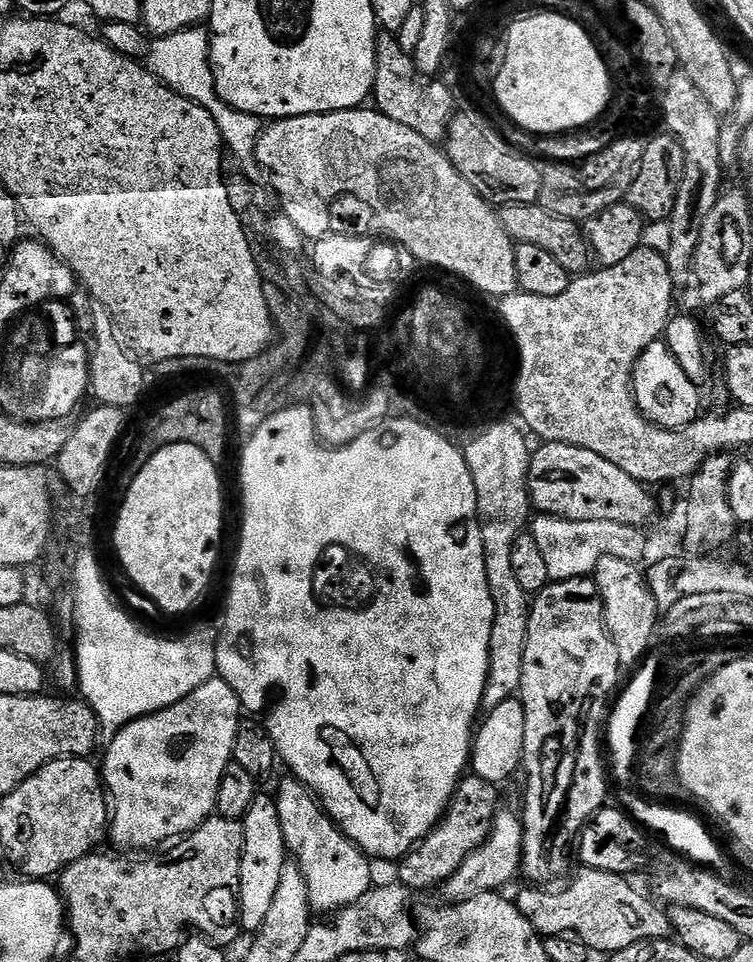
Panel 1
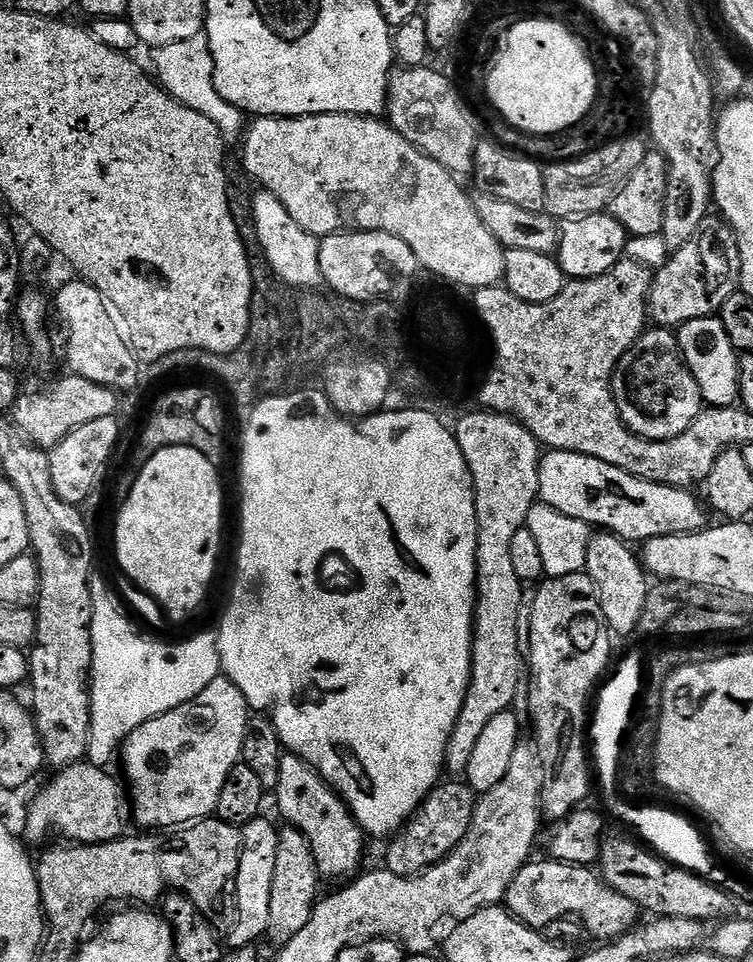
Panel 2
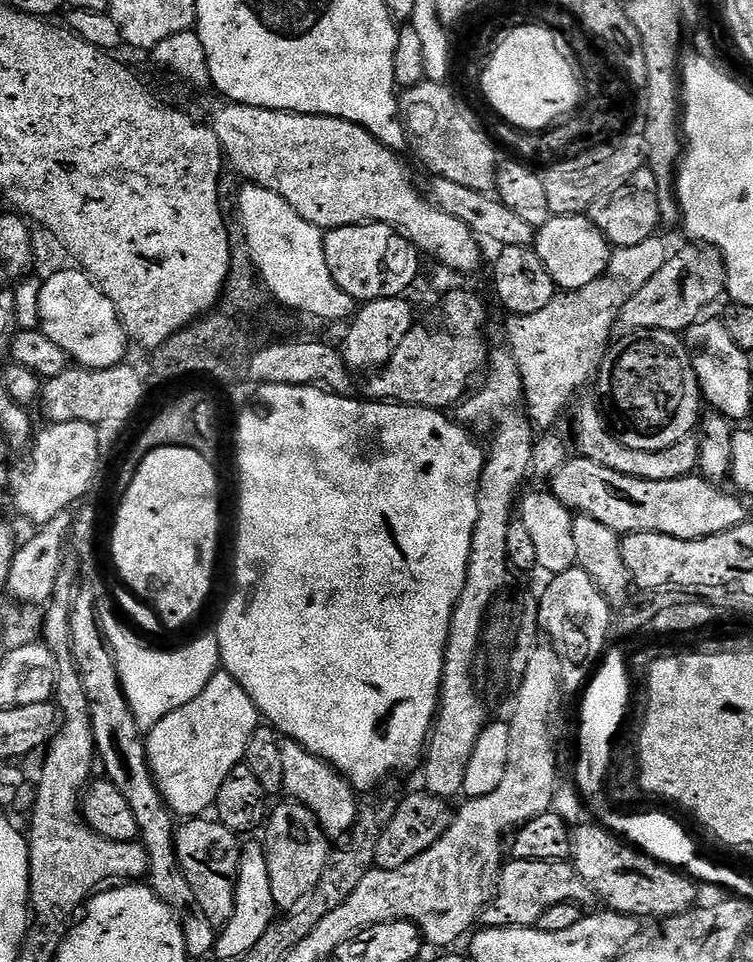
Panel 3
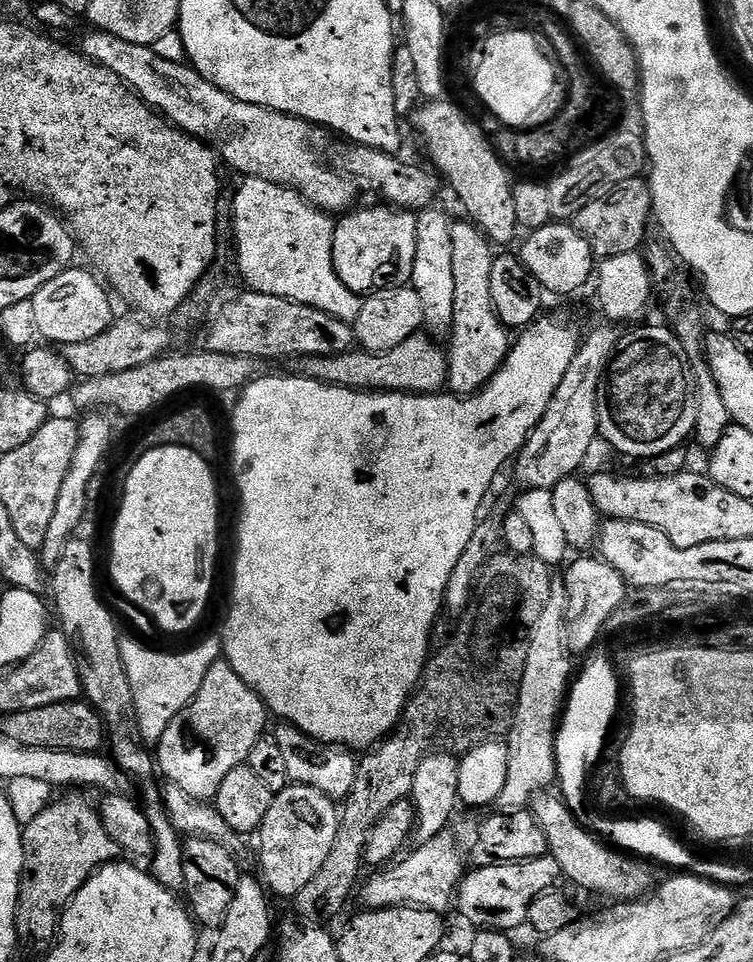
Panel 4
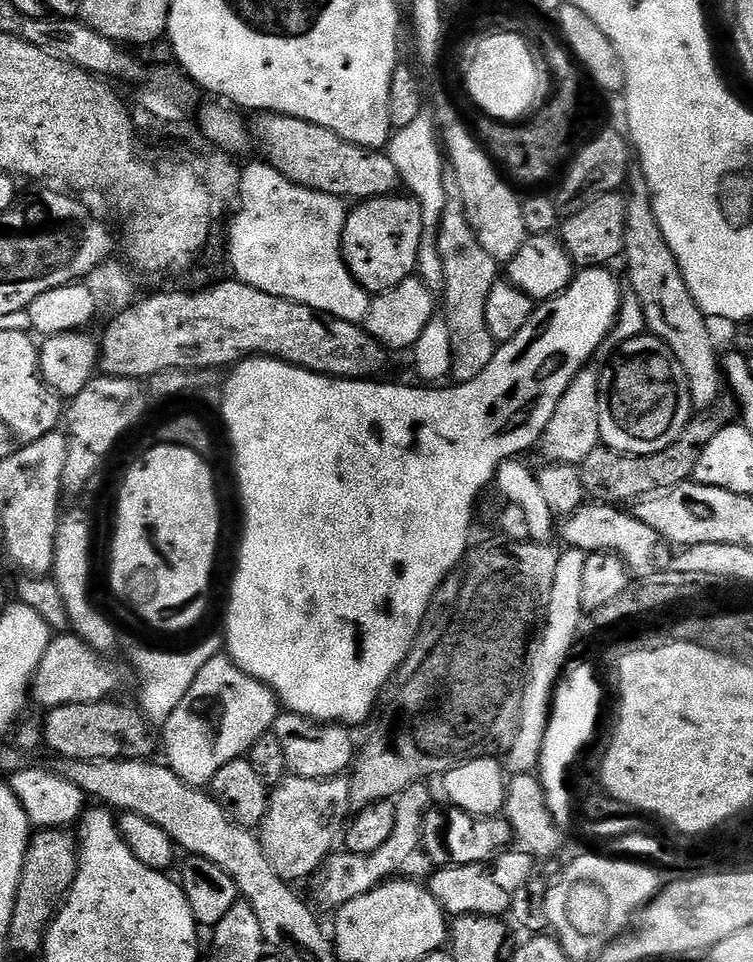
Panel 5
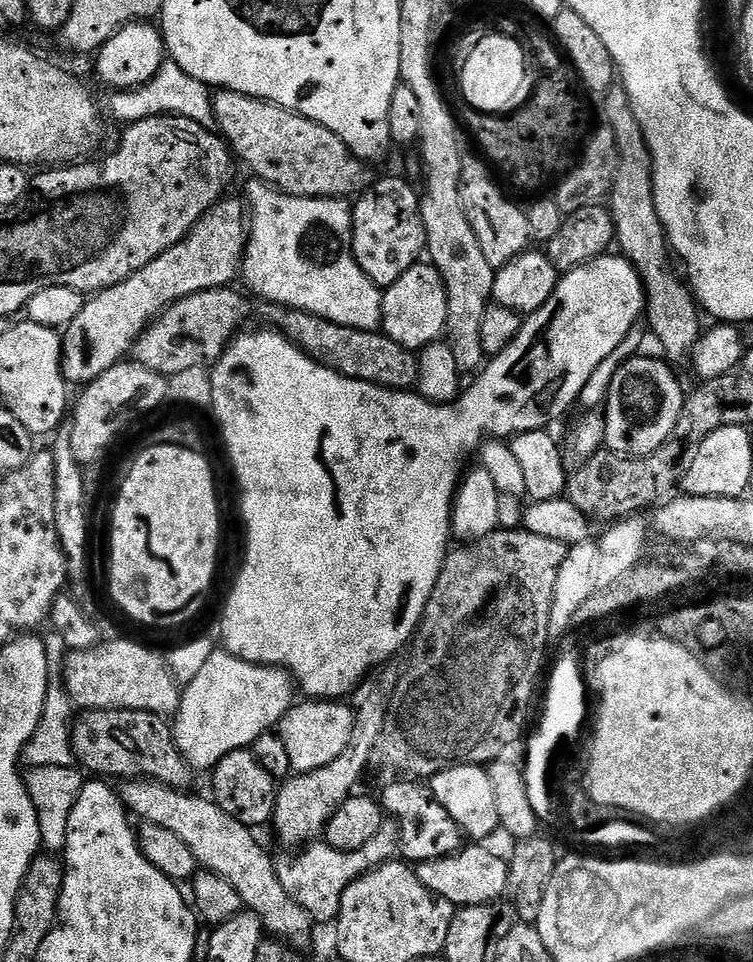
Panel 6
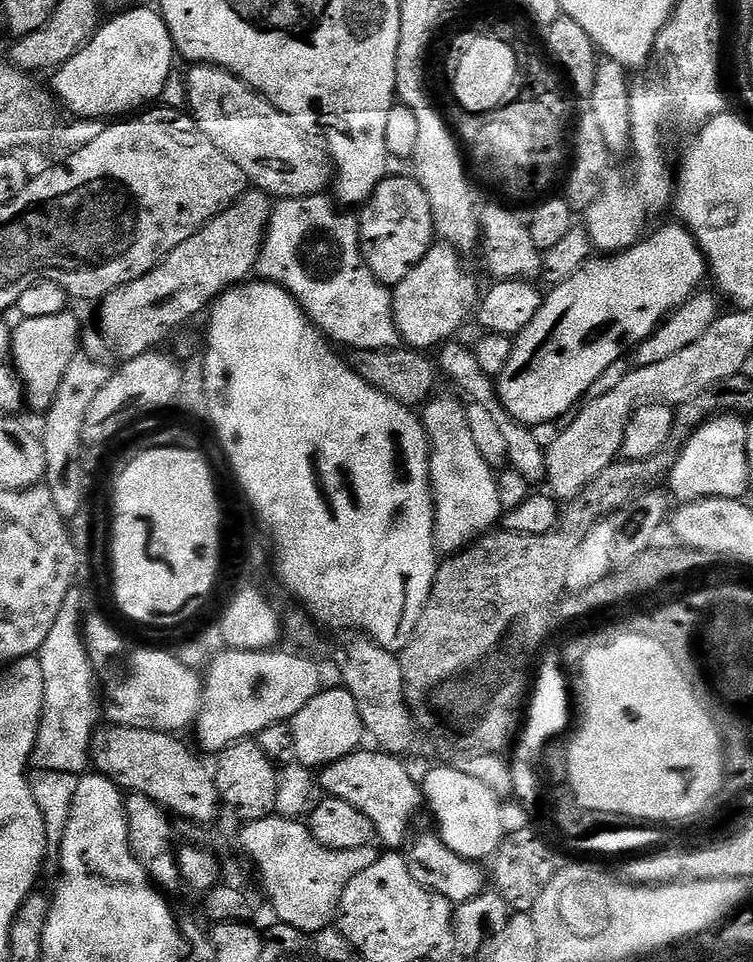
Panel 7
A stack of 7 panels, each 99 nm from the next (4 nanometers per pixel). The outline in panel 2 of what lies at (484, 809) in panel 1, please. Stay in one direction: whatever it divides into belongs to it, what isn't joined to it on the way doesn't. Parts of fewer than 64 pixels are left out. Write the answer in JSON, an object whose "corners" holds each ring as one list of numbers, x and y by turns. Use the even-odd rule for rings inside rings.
{"corners":[[444,782,433,788,420,804,418,811,413,814,412,819,387,841,387,871,393,872,395,876,419,876,427,868,432,868,446,859,456,849,458,842,466,838,472,825,478,796,467,783,448,783,452,784]]}

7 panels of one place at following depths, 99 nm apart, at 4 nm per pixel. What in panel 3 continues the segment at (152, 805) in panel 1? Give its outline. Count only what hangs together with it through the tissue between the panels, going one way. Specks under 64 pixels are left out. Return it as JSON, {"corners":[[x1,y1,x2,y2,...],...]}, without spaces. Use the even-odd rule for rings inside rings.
{"corners":[[217,670,210,678,206,690,194,698,194,702,186,702,178,710,166,714,157,724,146,732,148,761,150,770,156,779,158,790,177,817,200,818,204,812,213,807,218,798,218,790,222,790,222,782,226,782,226,774,240,765,246,754,246,742,250,742,250,734,261,723,262,717,256,711,254,702,233,676,223,670]]}

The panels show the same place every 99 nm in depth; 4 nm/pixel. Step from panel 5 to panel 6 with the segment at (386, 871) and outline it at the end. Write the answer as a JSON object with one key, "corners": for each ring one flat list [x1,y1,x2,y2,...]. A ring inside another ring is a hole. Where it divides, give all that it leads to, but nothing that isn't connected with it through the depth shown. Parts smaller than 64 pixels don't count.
{"corners":[[385,822,382,830,378,830,378,834,374,834,374,838,370,838,370,842,366,842,366,846,358,850,339,852,326,842,313,842,303,850,297,851,293,860,279,861,282,890,286,890,286,894,312,917,317,925,331,925,340,915,344,891,367,872,373,872,389,860,397,859,399,850,400,830,392,822]]}

